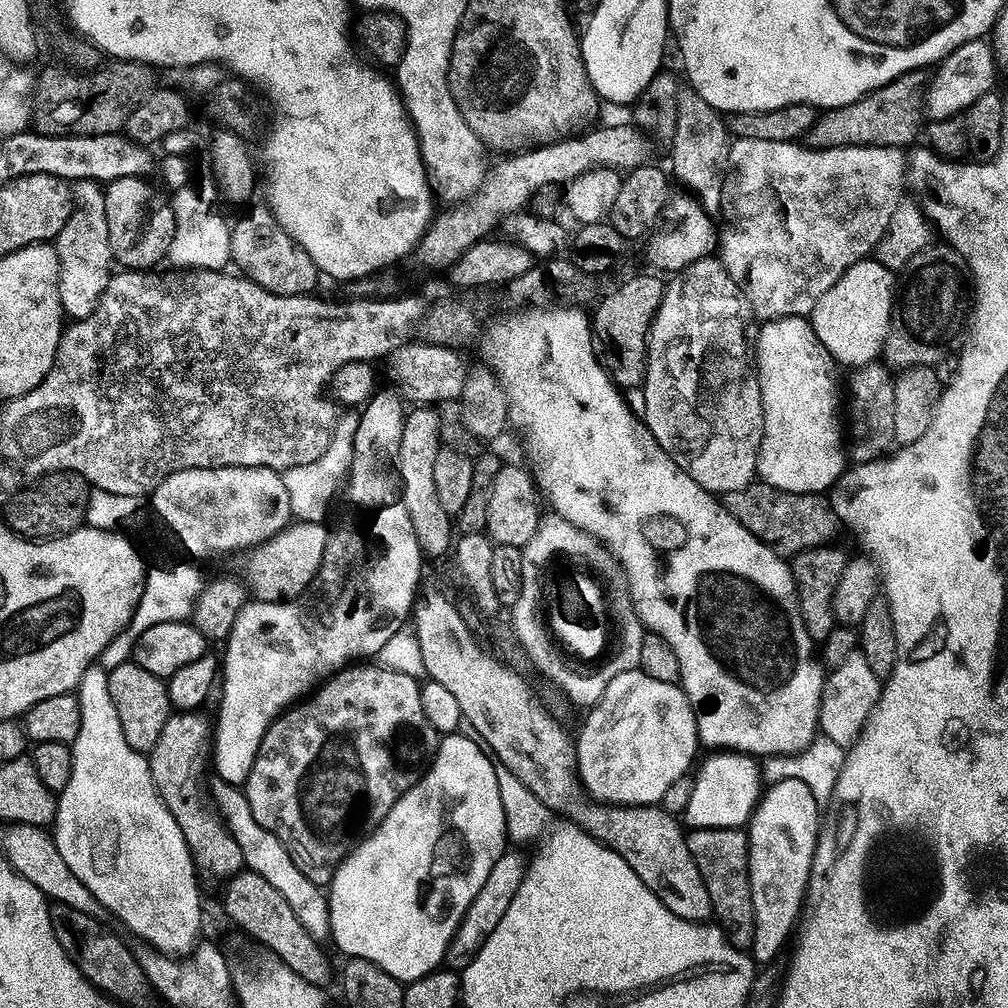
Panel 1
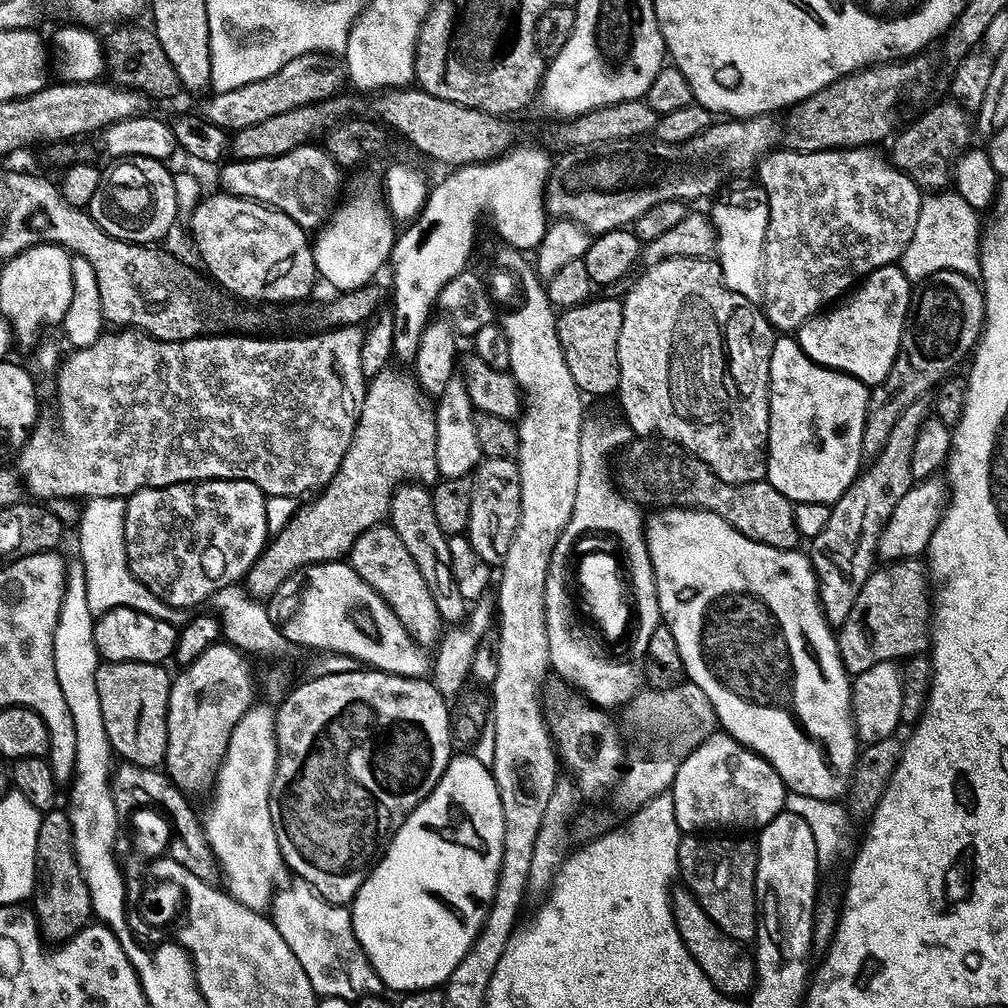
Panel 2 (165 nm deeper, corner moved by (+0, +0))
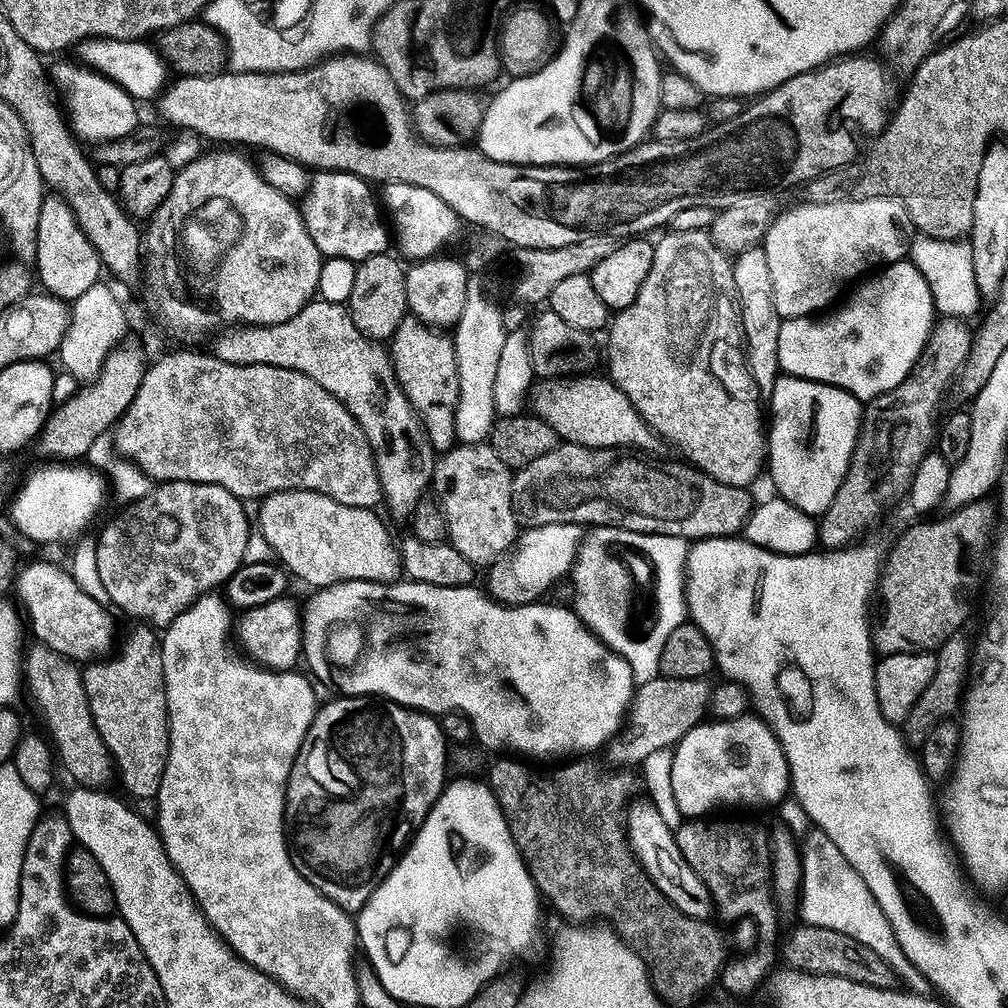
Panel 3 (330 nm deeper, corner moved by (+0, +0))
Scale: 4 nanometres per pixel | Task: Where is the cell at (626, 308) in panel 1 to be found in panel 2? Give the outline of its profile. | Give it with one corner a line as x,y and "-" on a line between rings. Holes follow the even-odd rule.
589,298
583,304
563,309
557,315
558,339
574,382
585,397
608,396
620,387
618,334
622,330
624,305
617,300

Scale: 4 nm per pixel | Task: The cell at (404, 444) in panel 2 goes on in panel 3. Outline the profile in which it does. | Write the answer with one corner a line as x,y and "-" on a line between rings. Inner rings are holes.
408,314
390,339
390,355
396,381
424,423
432,448
438,454
448,452
457,443
458,362
453,337

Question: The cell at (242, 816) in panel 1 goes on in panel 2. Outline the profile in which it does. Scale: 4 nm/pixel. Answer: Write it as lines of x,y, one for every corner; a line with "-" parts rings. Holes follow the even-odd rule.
306,883
298,886
289,892
279,891
270,906
270,914
282,938
294,950
294,958
302,962
302,970
306,970
306,978
310,978
317,997
337,996
356,1002
379,993
380,978
353,932
351,909
322,899

